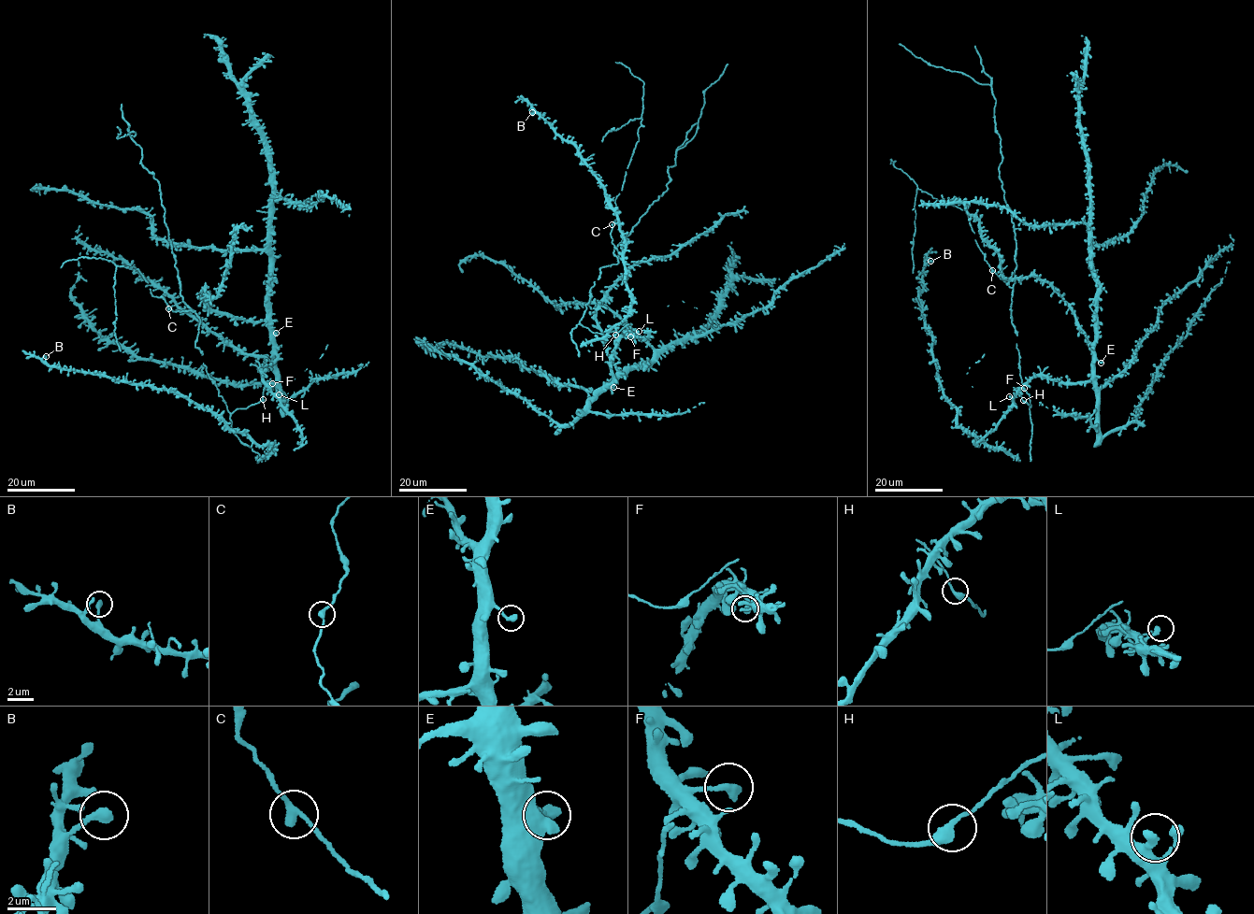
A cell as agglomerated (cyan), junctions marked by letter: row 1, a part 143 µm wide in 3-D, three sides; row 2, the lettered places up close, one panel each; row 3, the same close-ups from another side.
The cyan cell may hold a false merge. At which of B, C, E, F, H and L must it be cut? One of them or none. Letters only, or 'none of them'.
none of them

